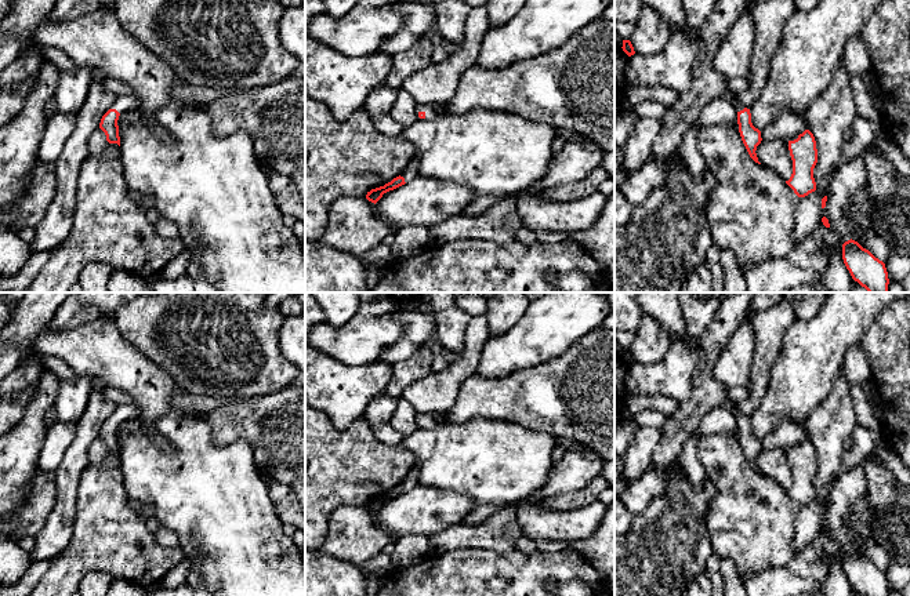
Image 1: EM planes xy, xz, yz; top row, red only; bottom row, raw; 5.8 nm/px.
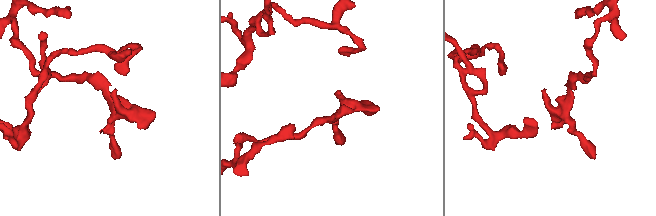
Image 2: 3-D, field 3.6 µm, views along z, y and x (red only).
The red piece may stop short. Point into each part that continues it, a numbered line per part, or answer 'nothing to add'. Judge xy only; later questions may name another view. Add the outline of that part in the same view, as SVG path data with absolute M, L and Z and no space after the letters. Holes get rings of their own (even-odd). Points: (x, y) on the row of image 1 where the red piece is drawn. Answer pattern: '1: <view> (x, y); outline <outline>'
1: xy (122, 104); outline M127 94L127 95L116 95L116 99L109 109L116 109L122 115L127 110L138 108L139 101L137 99L137 97L134 94Z

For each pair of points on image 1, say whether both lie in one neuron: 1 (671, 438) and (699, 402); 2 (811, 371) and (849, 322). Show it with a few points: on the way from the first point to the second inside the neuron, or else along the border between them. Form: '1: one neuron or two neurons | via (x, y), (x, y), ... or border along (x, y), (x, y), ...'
1: one neuron | via (678, 429), (692, 410)
2: one neuron | via (812, 359), (837, 334)

